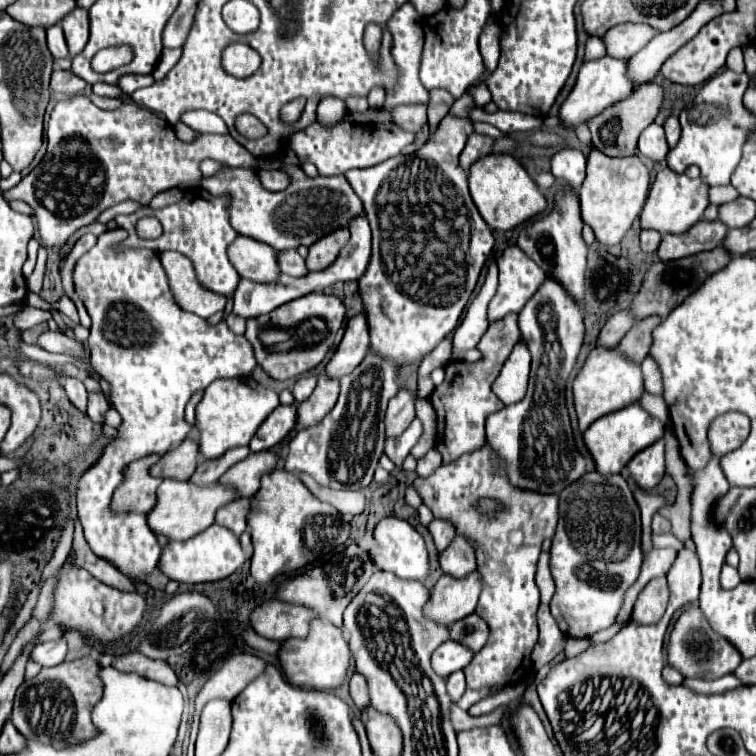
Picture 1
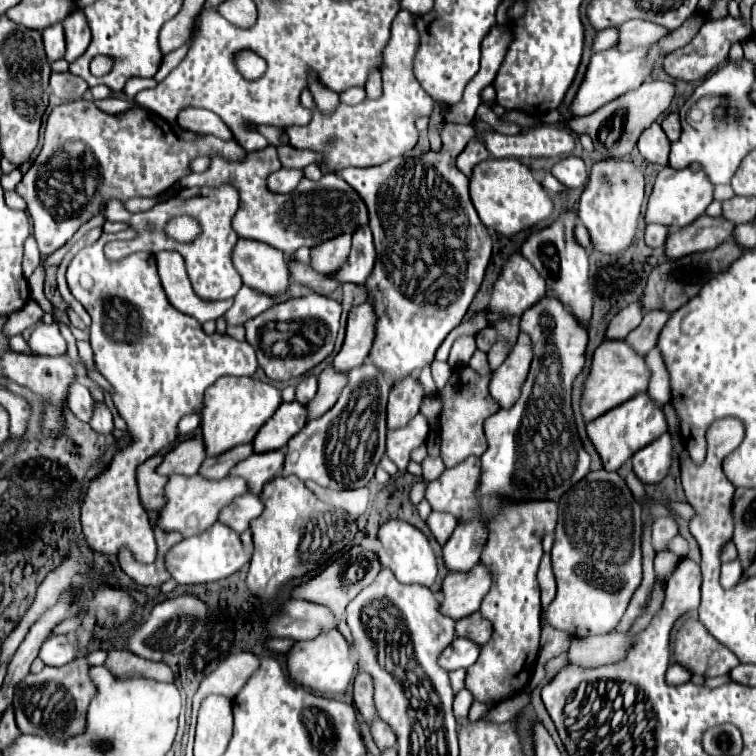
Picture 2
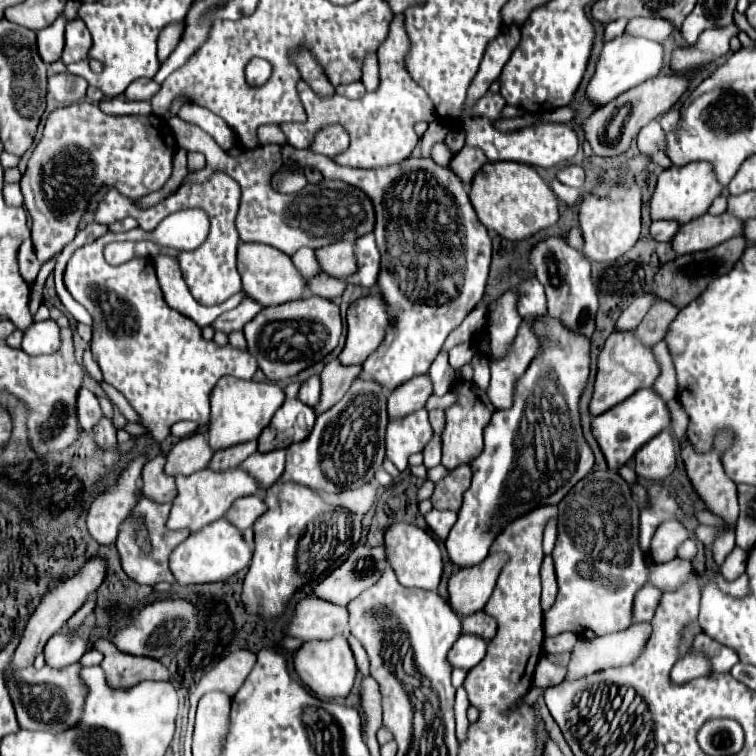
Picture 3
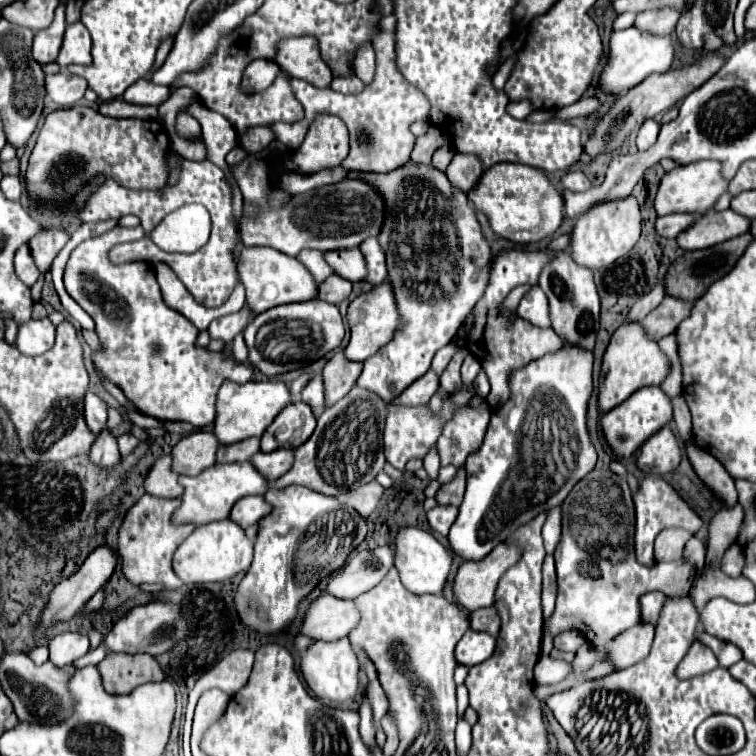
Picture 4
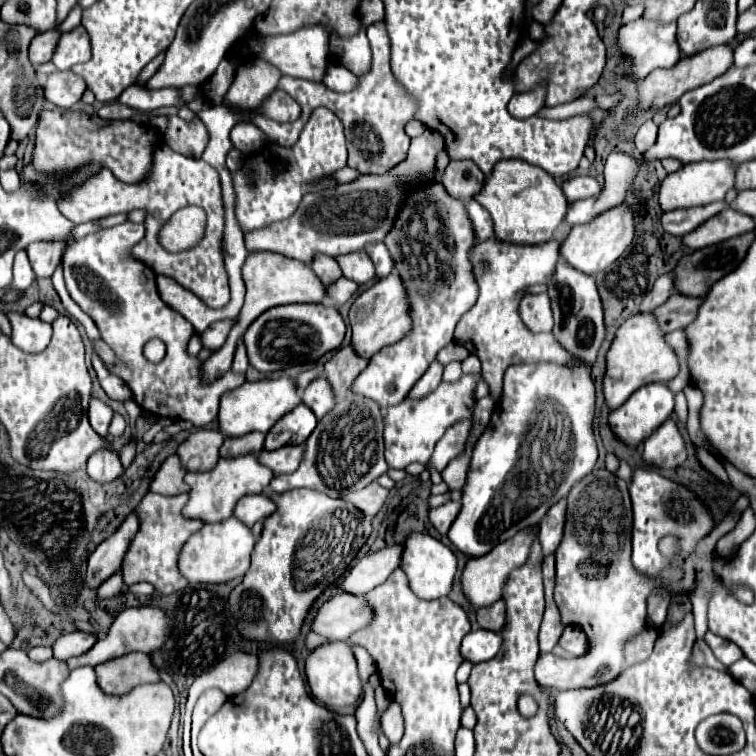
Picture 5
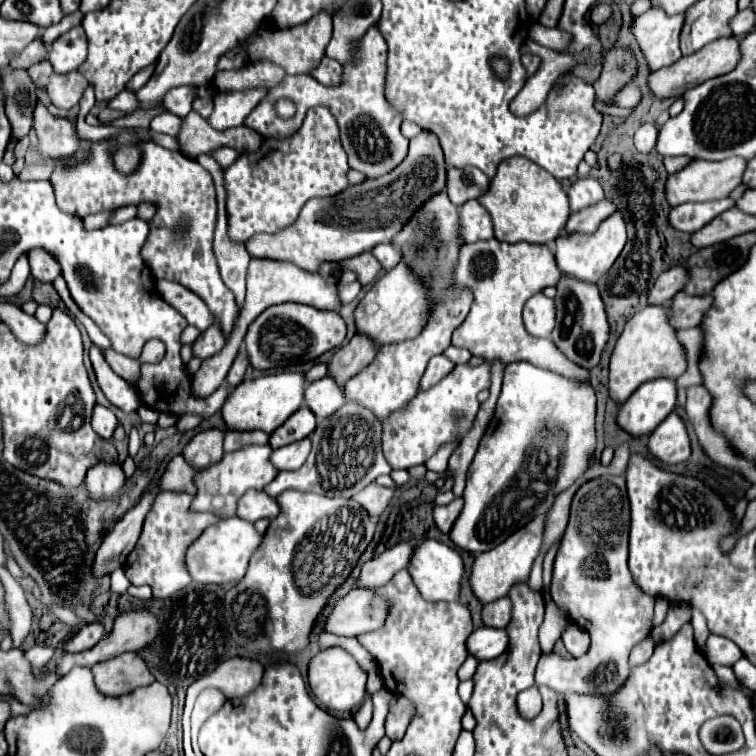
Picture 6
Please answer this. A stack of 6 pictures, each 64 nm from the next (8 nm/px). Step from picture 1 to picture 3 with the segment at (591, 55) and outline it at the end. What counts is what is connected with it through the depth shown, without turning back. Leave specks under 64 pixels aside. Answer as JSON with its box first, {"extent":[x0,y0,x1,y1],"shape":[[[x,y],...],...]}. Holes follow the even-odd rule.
{"extent":[604,20,628,42],"shape":[[[628,20],[610,22],[610,24],[604,28],[604,42],[610,42],[610,40],[618,38],[618,36],[624,32],[624,28],[626,28],[626,22],[628,22]]]}

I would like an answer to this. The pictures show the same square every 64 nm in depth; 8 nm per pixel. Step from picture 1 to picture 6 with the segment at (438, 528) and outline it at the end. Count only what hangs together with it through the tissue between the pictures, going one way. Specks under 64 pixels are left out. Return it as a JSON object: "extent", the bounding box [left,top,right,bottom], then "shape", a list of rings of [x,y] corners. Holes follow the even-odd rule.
{"extent":[432,498,462,534],"shape":[[[454,498],[446,506],[436,506],[434,512],[432,512],[432,516],[434,516],[434,522],[438,524],[440,532],[448,534],[460,512],[462,512],[462,498]]]}

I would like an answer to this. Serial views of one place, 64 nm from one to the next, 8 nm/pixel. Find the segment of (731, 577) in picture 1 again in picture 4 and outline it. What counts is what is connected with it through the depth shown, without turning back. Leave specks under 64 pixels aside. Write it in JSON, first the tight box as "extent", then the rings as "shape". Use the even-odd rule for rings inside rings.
{"extent":[722,544,744,578],"shape":[[[732,544],[732,548],[722,558],[722,570],[728,576],[736,578],[742,574],[742,566],[744,566],[744,550],[740,544]]]}

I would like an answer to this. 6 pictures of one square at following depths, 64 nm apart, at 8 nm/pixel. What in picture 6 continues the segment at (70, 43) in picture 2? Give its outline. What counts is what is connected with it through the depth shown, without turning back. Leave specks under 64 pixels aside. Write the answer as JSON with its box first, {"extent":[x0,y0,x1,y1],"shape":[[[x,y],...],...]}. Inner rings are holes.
{"extent":[50,26,88,74],"shape":[[[82,26],[72,28],[70,32],[62,34],[50,46],[50,64],[54,66],[56,74],[66,74],[76,70],[88,56],[88,42]]]}

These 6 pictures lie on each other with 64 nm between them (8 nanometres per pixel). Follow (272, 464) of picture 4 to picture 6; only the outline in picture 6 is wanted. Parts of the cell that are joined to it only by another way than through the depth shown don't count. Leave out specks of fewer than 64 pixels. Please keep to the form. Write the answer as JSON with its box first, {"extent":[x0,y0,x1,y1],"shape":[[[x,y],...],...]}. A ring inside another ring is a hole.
{"extent":[270,440,310,470],"shape":[[[300,440],[300,442],[292,442],[288,446],[282,446],[278,450],[274,450],[270,454],[270,462],[278,468],[278,470],[298,470],[304,460],[310,454],[310,440]]]}

